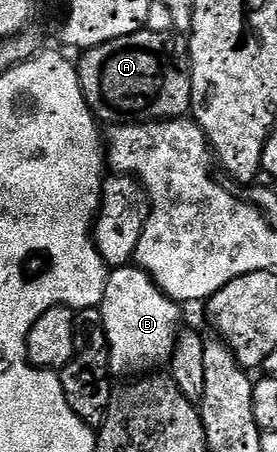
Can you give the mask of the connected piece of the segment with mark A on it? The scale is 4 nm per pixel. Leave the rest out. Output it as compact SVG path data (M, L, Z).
M147 29L143 31L135 31L126 37L118 37L109 43L103 43L97 47L89 47L83 52L84 55L78 59L78 70L80 72L80 84L82 85L82 93L84 100L88 102L88 107L92 110L92 114L97 120L104 125L119 125L129 121L143 121L146 123L154 123L162 119L179 119L187 116L192 110L192 55L188 52L188 39L183 34L177 33L175 30L166 33L154 33Z

